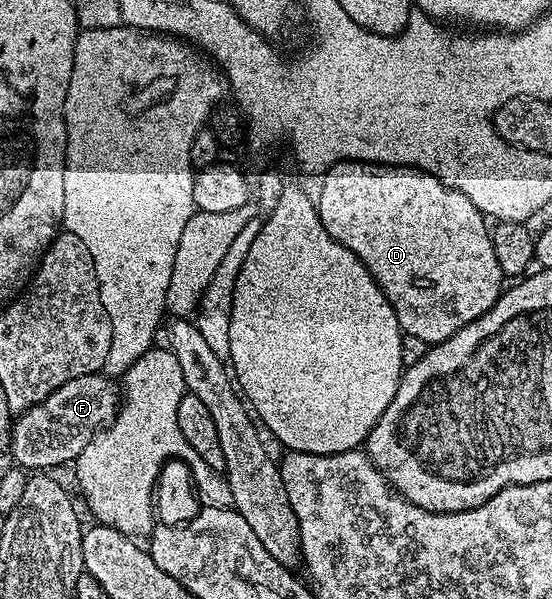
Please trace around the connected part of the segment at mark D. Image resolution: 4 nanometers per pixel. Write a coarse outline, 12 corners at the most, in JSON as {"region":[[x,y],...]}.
{"region":[[336,162],[323,228],[402,335],[455,336],[503,293],[491,226],[407,166]]}

